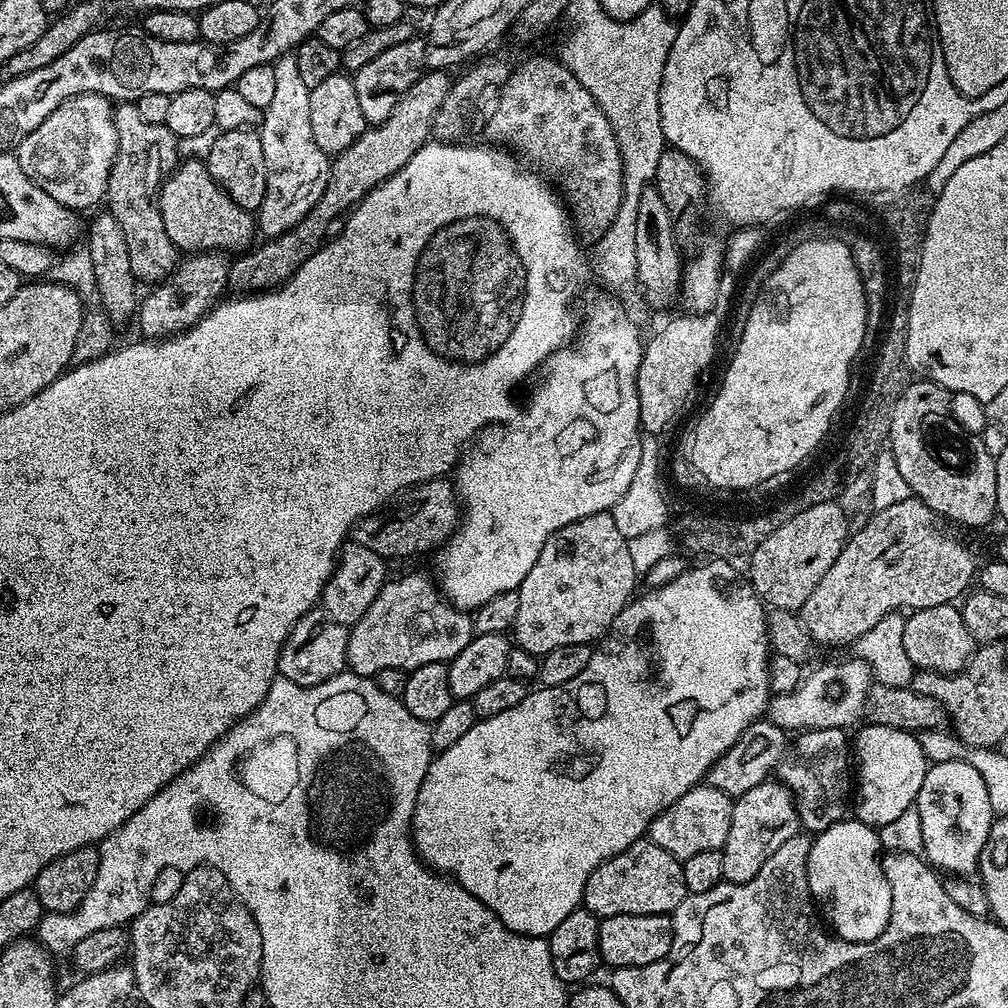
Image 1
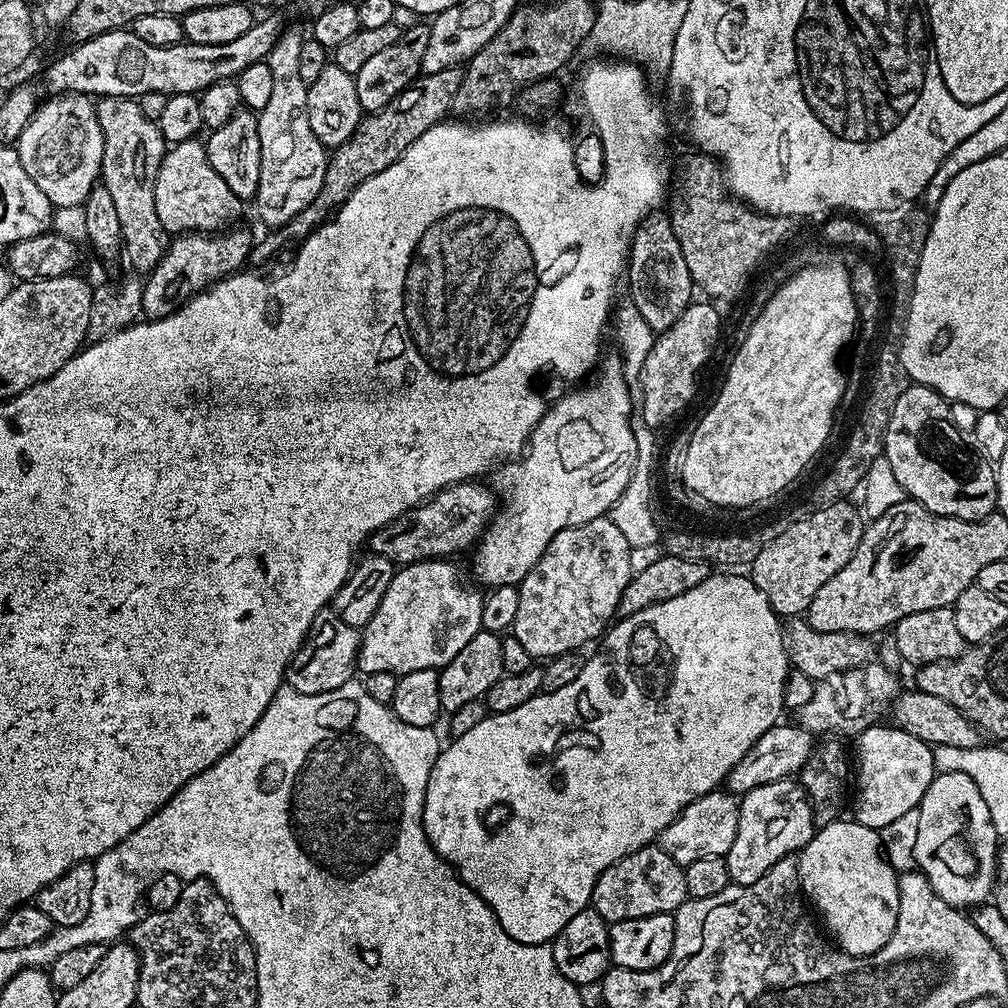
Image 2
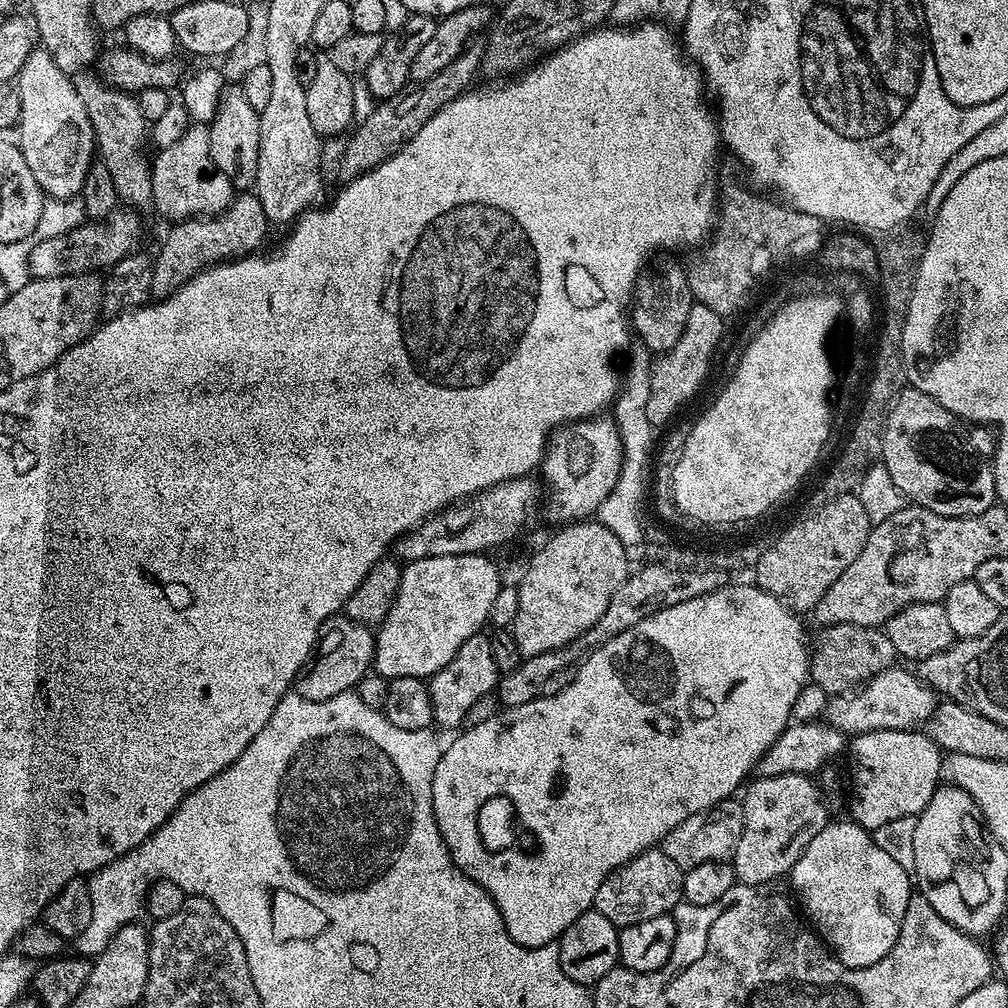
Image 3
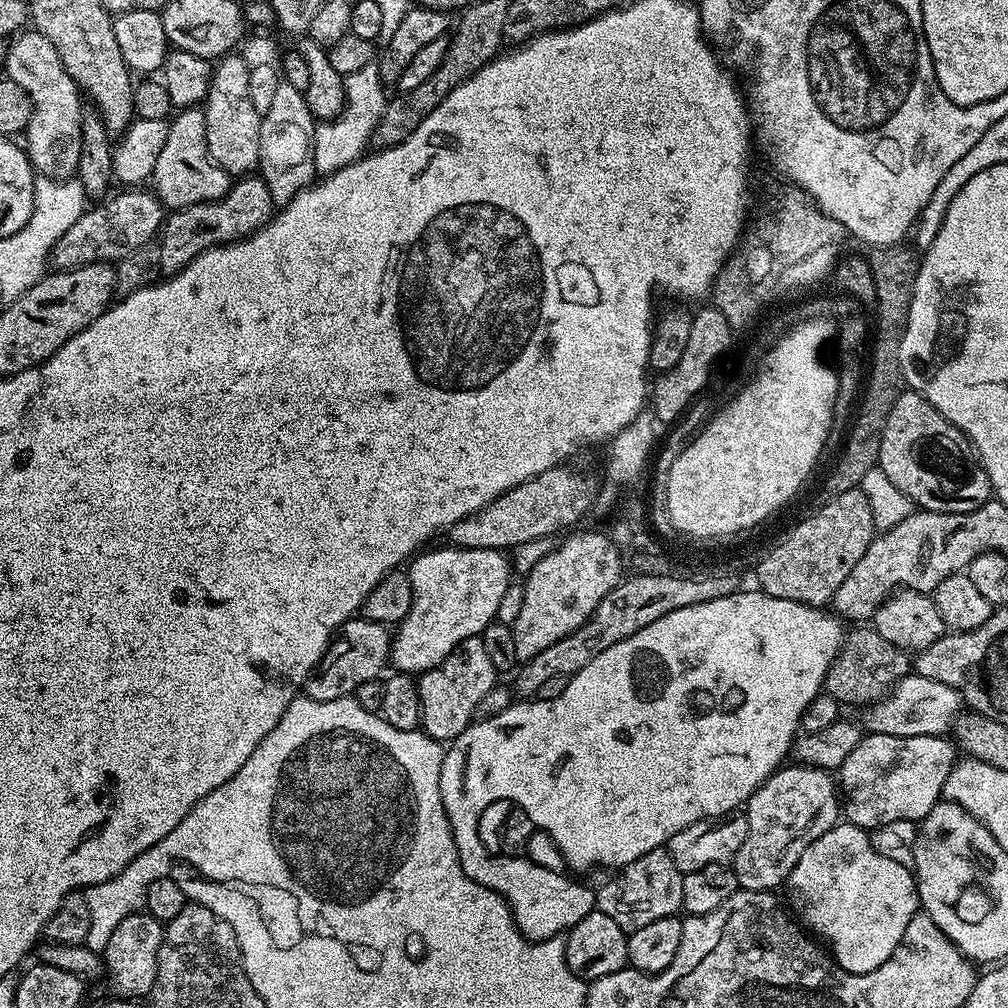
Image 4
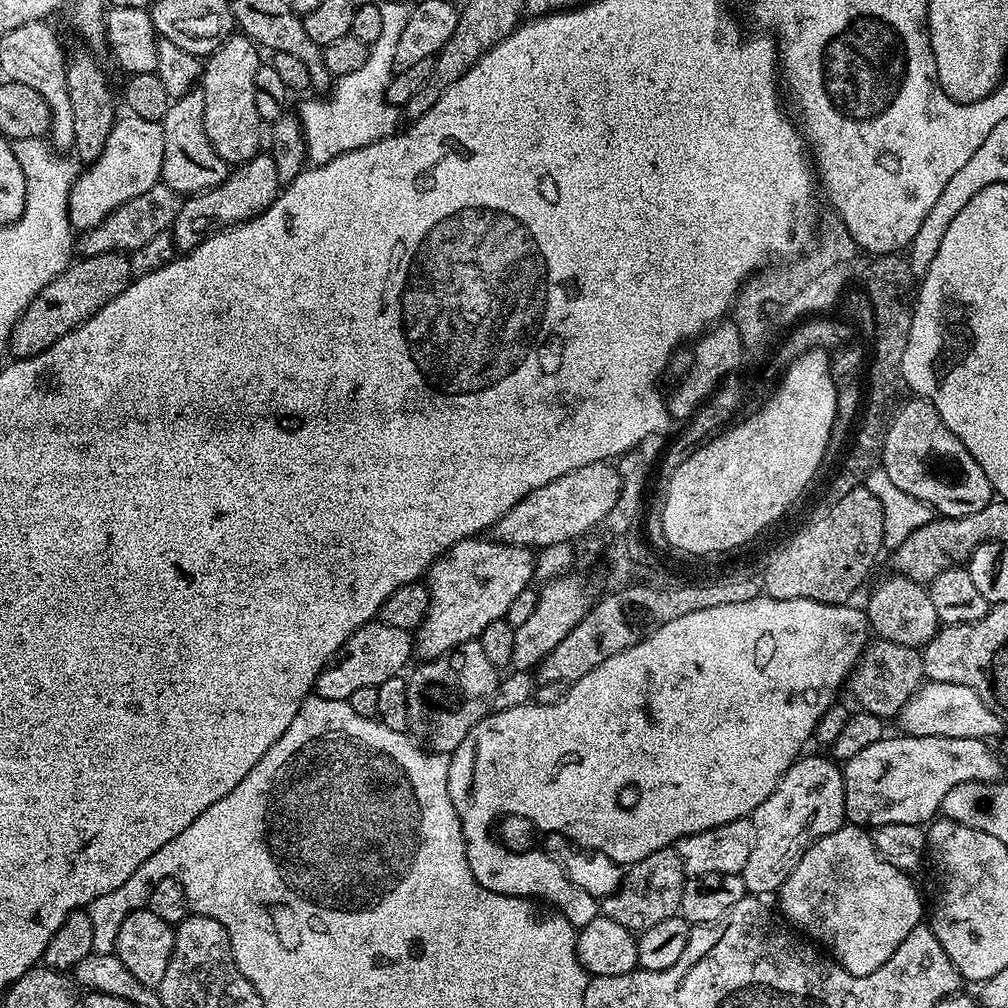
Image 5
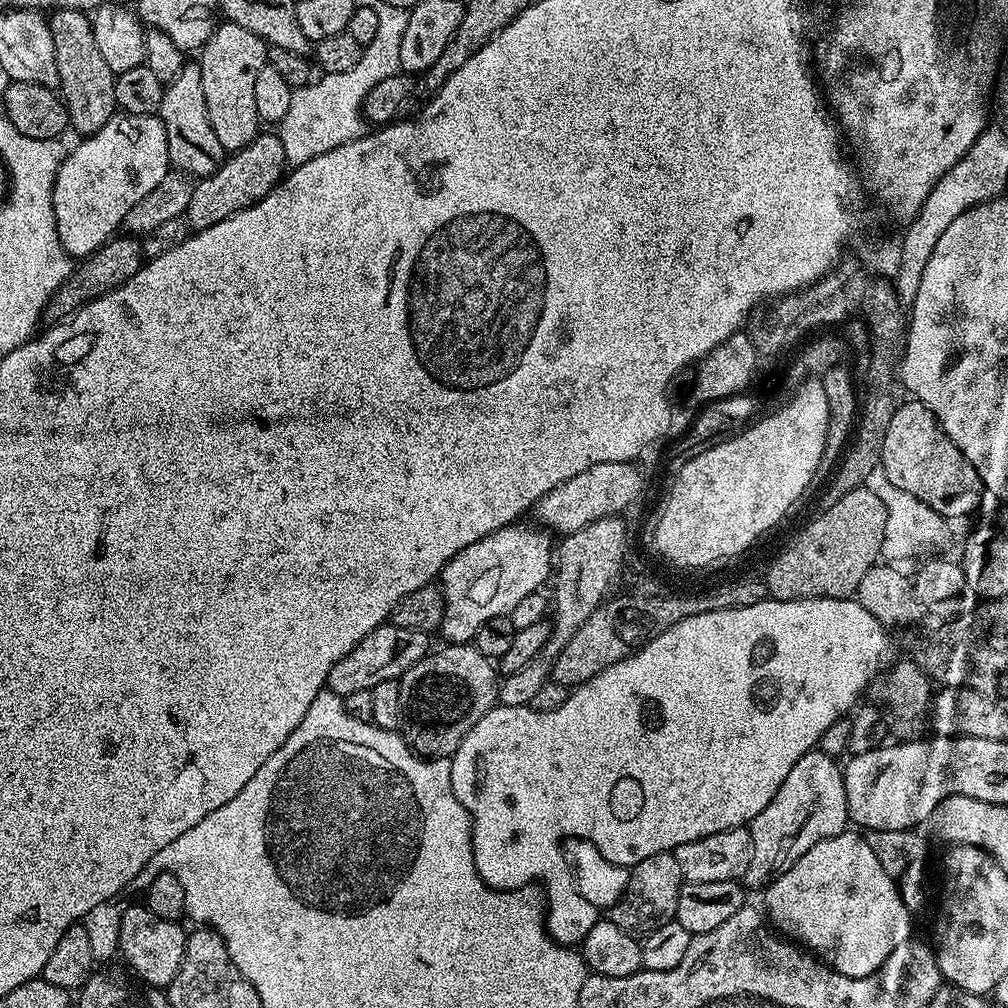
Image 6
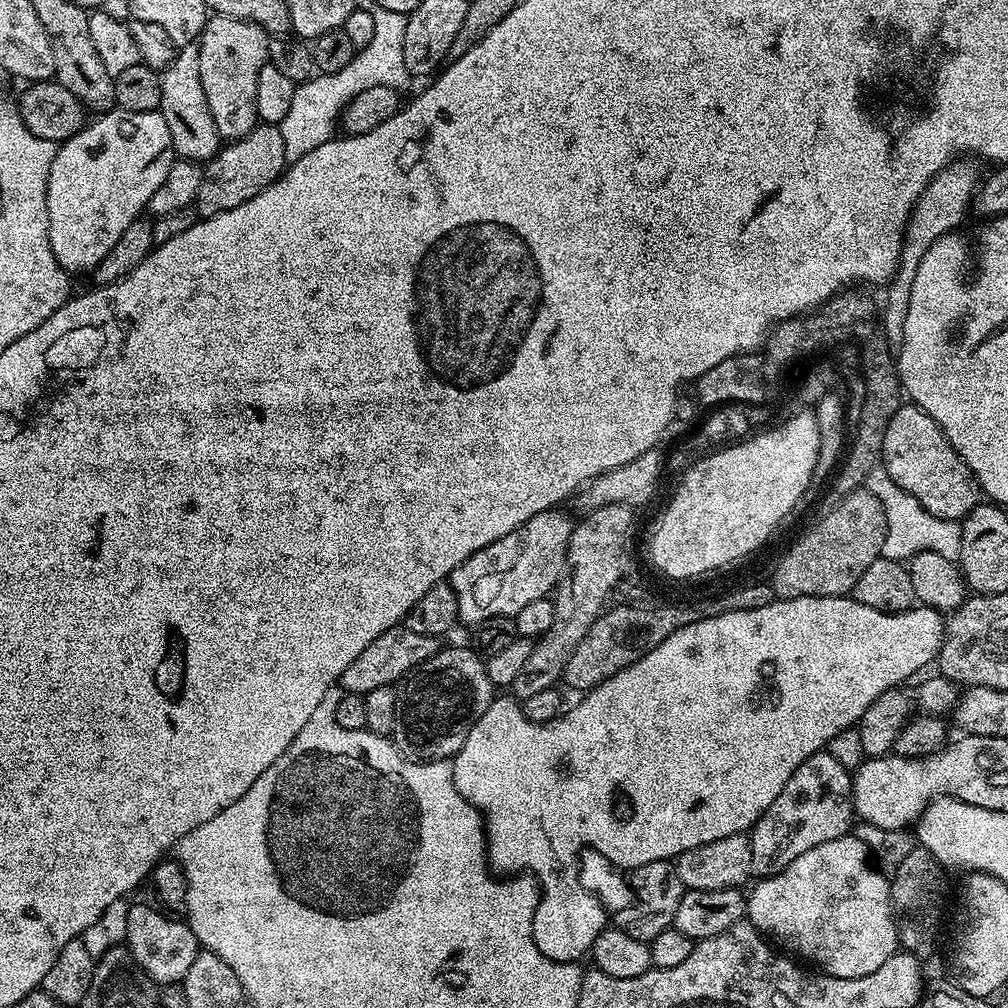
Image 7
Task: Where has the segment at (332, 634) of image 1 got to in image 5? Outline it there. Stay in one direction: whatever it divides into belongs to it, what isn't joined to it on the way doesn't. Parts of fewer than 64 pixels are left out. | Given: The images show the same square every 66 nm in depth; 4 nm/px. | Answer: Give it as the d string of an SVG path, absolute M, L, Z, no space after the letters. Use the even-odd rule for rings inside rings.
M379 622L364 624L352 631L328 667L320 671L316 679L315 695L331 700L348 700L350 694L354 694L354 690L361 686L376 686L386 682L386 678L401 675L409 667L408 659L413 659L413 656L412 632Z

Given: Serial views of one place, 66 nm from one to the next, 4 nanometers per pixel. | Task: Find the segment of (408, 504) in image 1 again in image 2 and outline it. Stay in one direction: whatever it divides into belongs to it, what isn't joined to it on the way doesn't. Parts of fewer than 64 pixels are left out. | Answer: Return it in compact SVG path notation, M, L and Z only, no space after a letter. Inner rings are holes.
M482 482L452 484L433 494L417 508L399 516L397 520L384 524L370 538L371 551L386 558L393 566L452 558L455 557L455 552L467 553L484 535L488 521L498 508L496 493L485 483L480 483Z

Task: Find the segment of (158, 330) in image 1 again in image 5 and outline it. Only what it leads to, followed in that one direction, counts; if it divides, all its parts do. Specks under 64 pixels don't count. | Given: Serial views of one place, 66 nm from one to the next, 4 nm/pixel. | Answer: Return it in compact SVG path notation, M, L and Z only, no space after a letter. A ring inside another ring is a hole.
M258 154L244 164L235 165L229 171L228 177L218 186L189 195L181 203L178 218L174 218L170 229L177 253L194 250L214 232L221 232L224 228L232 228L236 224L253 220L275 202L281 191L282 181L278 178L276 163L271 154Z

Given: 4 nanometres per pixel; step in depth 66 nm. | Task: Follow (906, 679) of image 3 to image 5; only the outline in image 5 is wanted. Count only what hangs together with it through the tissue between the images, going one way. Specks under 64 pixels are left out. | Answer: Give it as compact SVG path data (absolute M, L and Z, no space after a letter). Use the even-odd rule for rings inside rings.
M928 680L902 706L898 717L899 731L906 736L937 736L938 738L974 738L987 741L988 736L1005 735L1006 721L998 718L970 686L958 686L954 682Z

